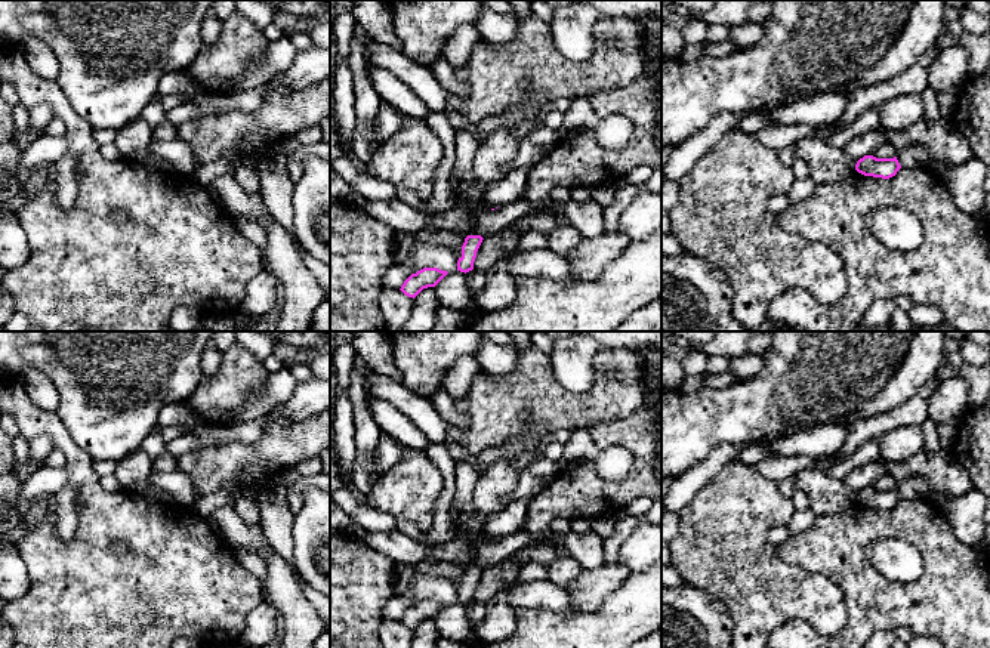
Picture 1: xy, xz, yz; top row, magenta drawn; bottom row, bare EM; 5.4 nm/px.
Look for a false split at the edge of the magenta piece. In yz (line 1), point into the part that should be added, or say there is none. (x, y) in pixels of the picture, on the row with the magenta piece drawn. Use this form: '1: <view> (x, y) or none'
1: none

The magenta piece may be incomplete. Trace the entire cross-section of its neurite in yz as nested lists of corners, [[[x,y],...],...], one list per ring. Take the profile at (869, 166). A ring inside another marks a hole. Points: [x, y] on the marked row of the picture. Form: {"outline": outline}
{"outline": [[[864,155],[855,164],[855,170],[864,176],[889,179],[901,169],[897,157],[894,158],[876,158],[873,155]]]}

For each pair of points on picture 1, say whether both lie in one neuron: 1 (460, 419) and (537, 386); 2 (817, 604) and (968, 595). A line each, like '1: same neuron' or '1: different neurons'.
1: different neurons
2: different neurons

